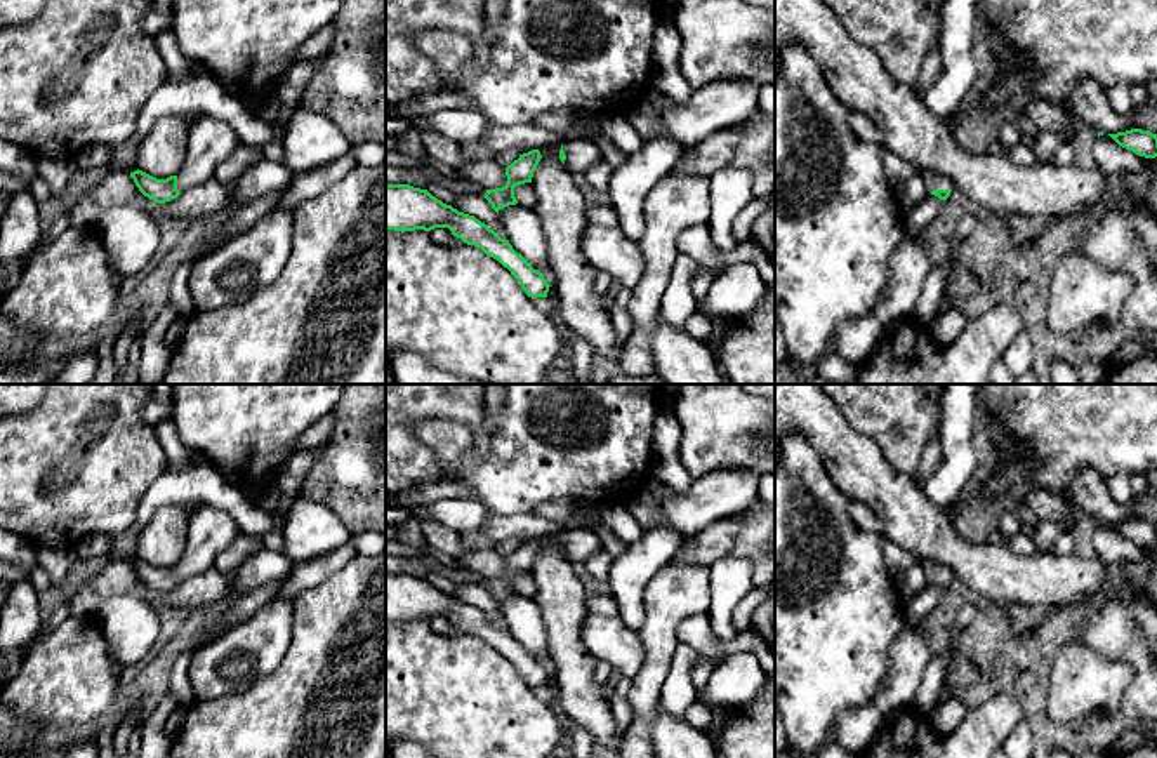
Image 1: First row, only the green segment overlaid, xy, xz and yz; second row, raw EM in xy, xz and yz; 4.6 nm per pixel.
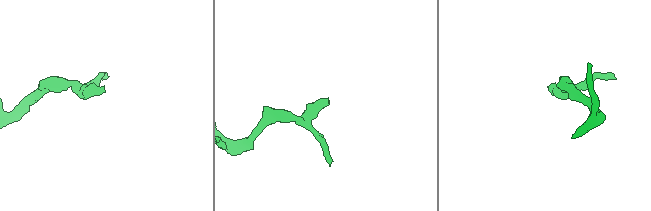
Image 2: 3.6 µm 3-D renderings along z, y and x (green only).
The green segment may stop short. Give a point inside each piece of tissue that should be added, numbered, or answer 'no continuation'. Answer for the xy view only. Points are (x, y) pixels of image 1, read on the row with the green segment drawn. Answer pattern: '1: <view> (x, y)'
1: xy (211, 139)

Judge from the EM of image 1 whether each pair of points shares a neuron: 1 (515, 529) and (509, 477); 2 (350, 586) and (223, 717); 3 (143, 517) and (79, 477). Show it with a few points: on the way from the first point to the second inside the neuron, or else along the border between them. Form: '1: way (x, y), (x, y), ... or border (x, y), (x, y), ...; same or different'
1: border (494, 511), (502, 515), (532, 513); different
2: way (337, 626), (334, 635), (263, 706); same
3: border (158, 478), (148, 489), (134, 522), (124, 532); different

